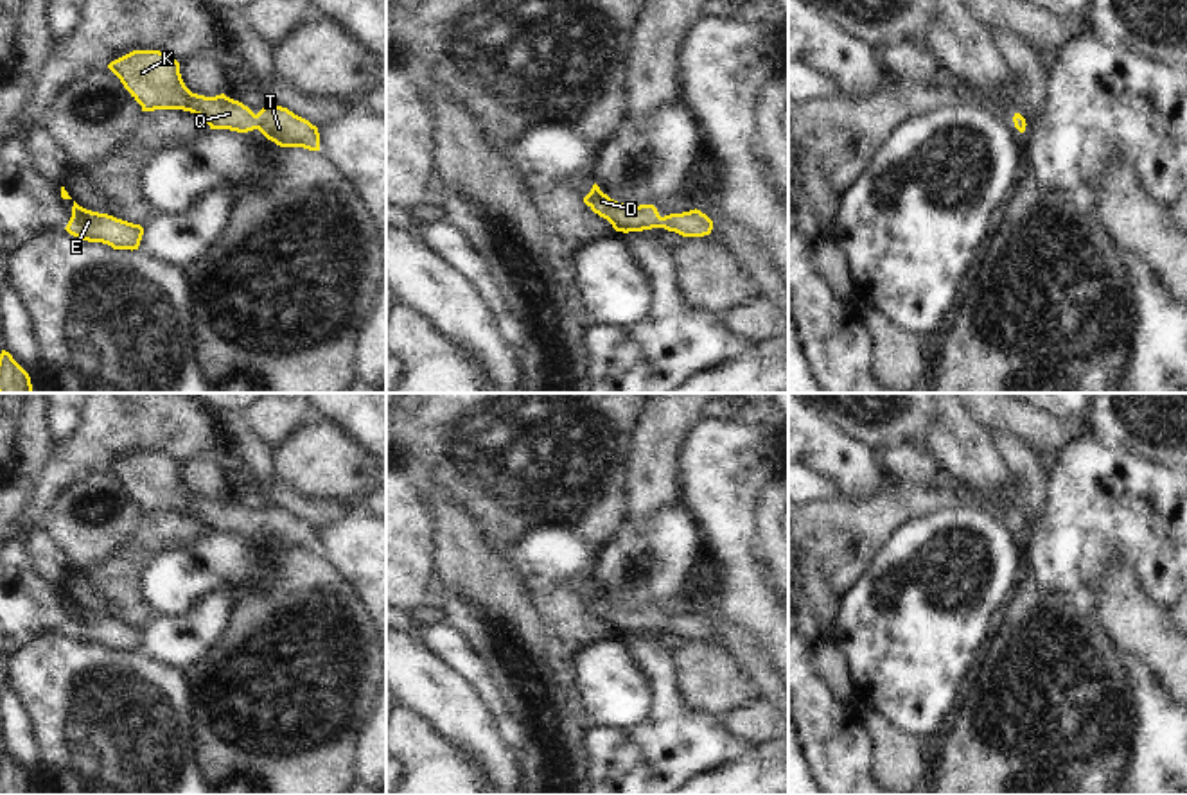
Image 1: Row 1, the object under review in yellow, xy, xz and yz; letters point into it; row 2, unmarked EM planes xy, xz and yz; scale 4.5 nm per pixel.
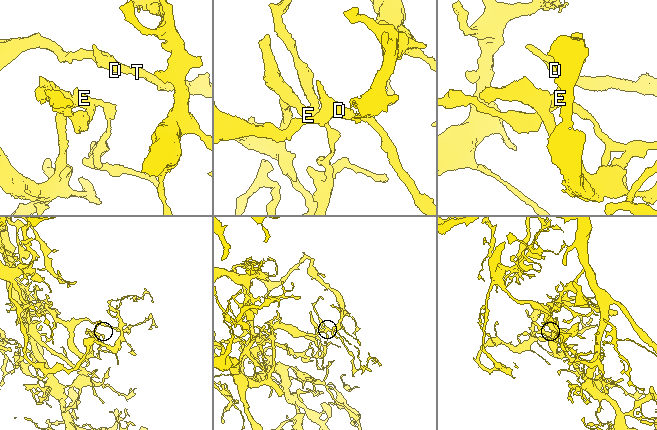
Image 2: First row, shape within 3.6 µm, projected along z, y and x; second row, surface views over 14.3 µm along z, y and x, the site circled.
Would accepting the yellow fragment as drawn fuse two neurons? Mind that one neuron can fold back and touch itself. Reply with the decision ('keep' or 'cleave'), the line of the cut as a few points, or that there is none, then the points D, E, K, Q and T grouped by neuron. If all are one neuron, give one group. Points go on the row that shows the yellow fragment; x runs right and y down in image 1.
keep; cut none; groups D E K Q T

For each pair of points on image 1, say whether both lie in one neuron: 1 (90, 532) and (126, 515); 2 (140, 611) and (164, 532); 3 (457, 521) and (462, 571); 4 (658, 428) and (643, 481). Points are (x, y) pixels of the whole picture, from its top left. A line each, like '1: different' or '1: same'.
1: same
2: same
3: same
4: same

